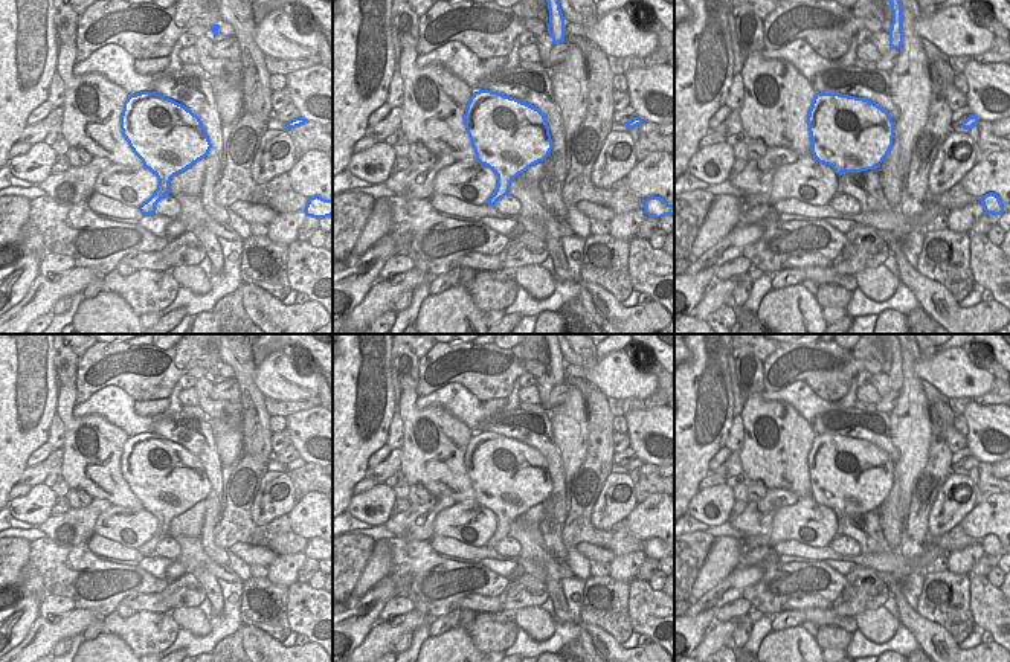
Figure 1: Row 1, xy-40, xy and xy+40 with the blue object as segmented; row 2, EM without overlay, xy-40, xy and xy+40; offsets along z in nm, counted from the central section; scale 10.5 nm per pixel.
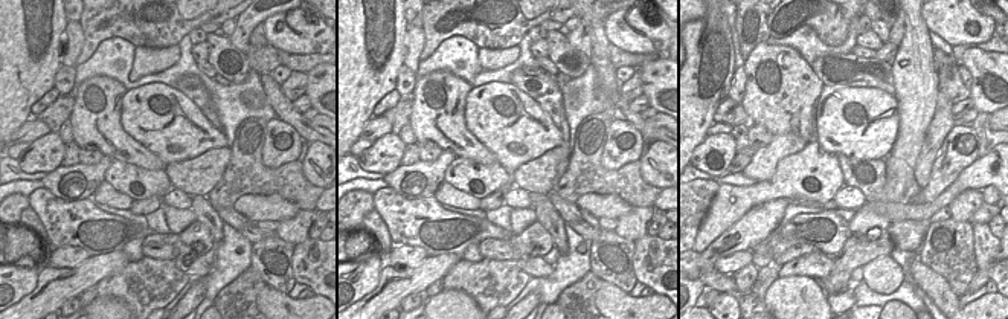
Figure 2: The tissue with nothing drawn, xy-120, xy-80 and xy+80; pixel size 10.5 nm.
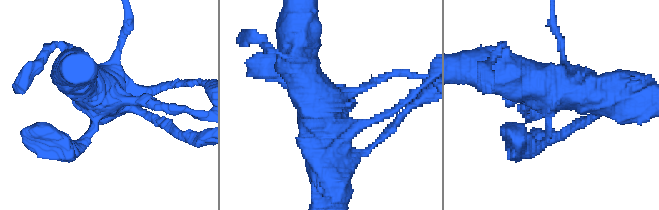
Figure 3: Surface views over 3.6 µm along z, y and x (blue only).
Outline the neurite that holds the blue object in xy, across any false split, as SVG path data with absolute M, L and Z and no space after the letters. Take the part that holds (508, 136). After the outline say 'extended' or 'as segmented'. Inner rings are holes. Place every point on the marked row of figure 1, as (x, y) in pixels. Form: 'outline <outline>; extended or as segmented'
outline M491 90L474 92L464 124L476 160L497 175L497 186L487 204L508 195L511 182L532 165L543 162L552 139L545 114L516 98Z; as segmented

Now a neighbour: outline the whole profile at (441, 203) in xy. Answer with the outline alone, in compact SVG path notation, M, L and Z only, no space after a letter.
M433 194L430 197L430 204L439 214L450 214L450 215L458 215L458 217L464 217L464 218L479 218L479 220L484 217L514 218L525 229L525 232L534 233L542 241L548 235L546 229L543 226L540 226L536 220L526 218L523 215L507 217L488 204L473 206L473 204L461 201L455 197L441 195L441 194Z

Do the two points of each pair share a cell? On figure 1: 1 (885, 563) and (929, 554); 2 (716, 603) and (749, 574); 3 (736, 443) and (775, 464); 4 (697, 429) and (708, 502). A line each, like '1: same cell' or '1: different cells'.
1: same cell
2: same cell
3: different cells
4: different cells

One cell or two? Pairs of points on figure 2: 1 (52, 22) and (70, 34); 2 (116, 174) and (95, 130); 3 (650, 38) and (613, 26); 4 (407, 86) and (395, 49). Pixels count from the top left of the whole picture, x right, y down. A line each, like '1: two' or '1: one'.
1: two
2: two
3: one
4: two

